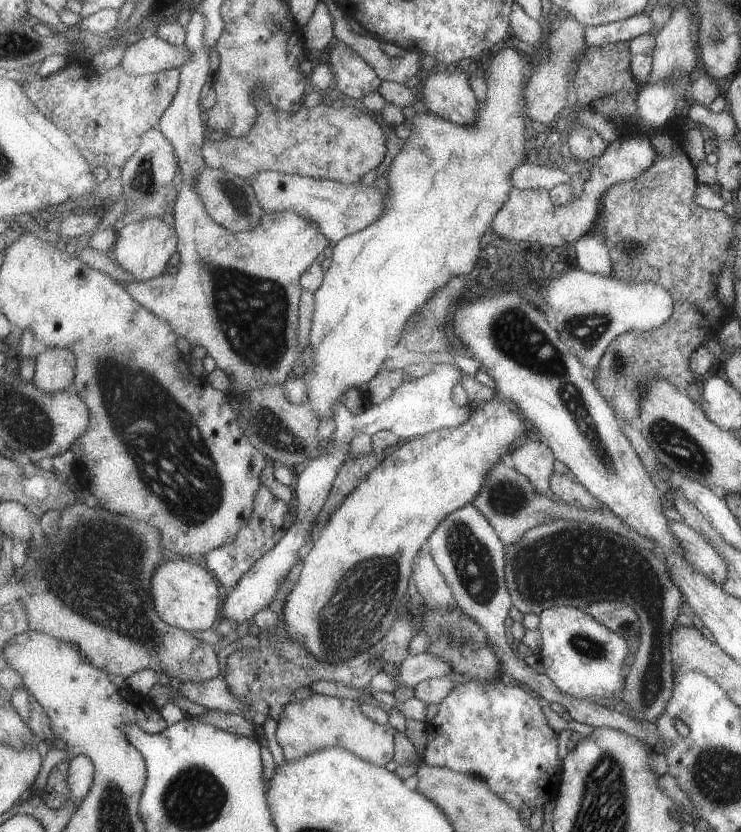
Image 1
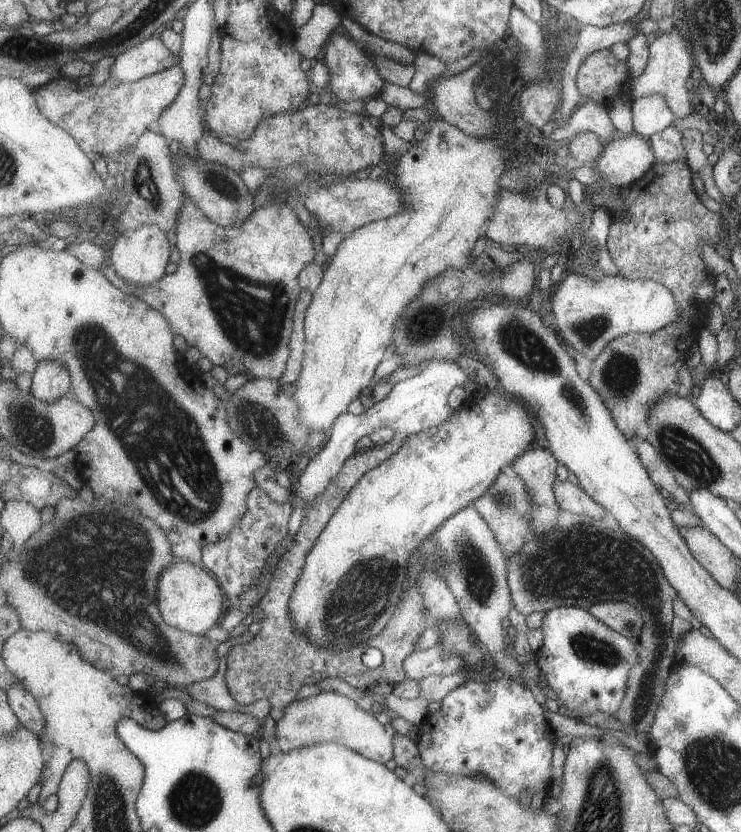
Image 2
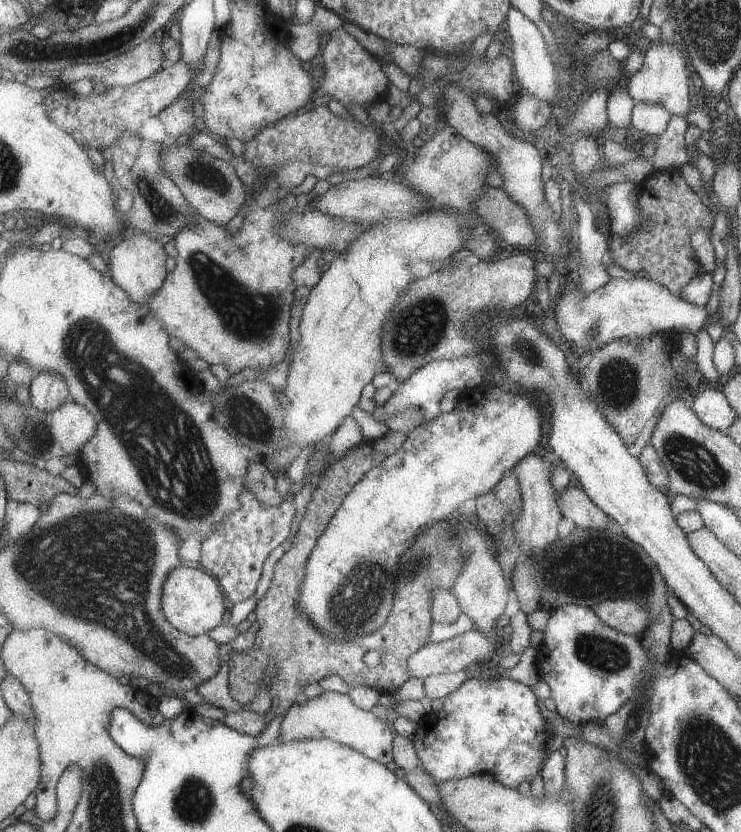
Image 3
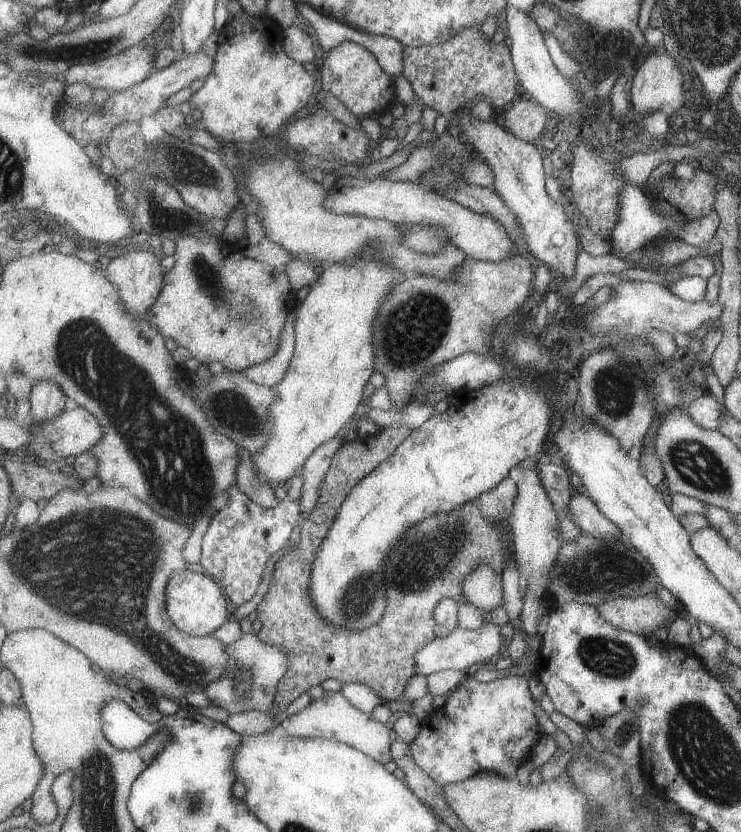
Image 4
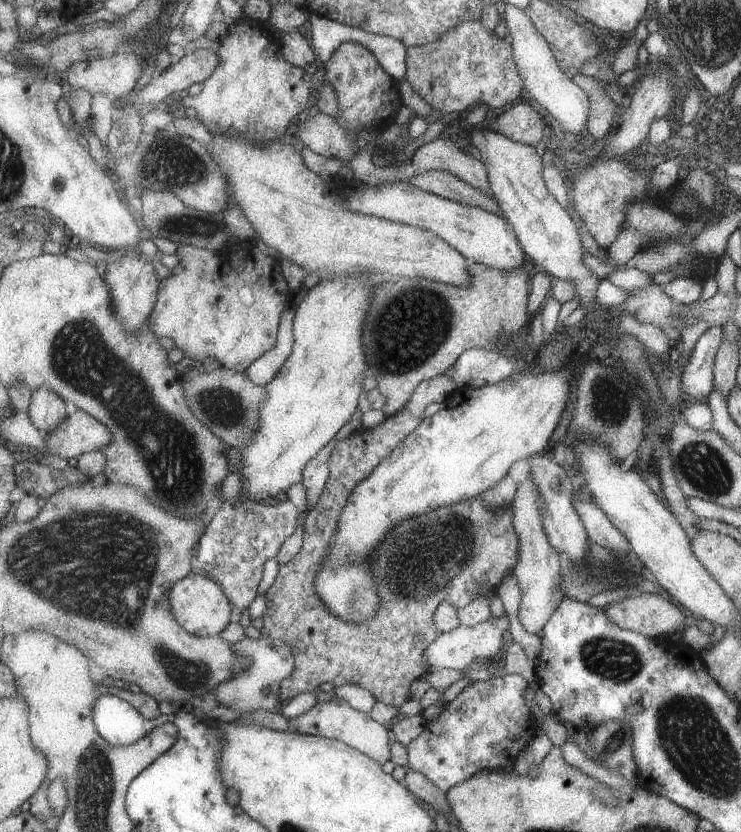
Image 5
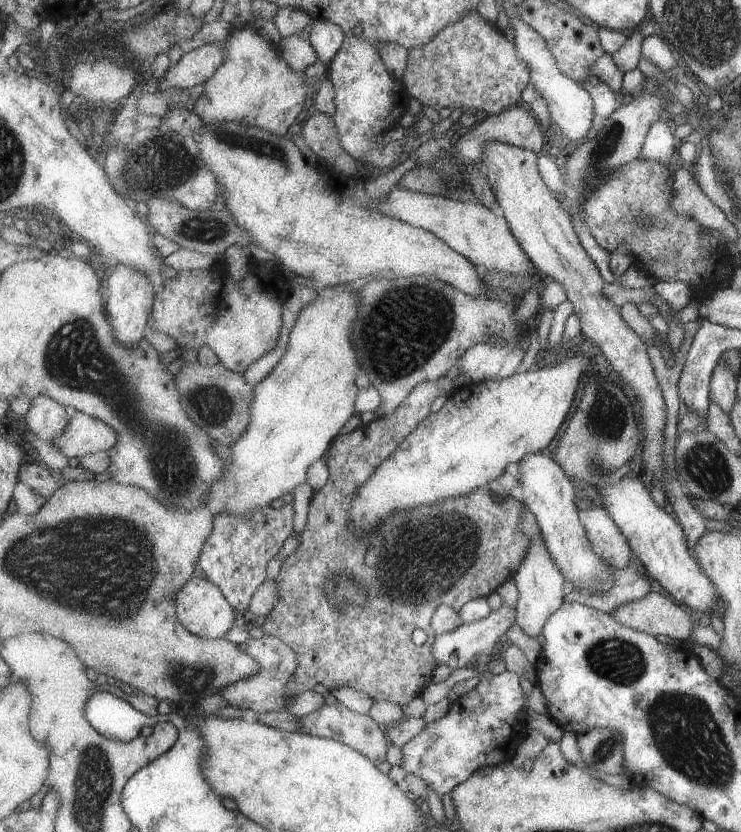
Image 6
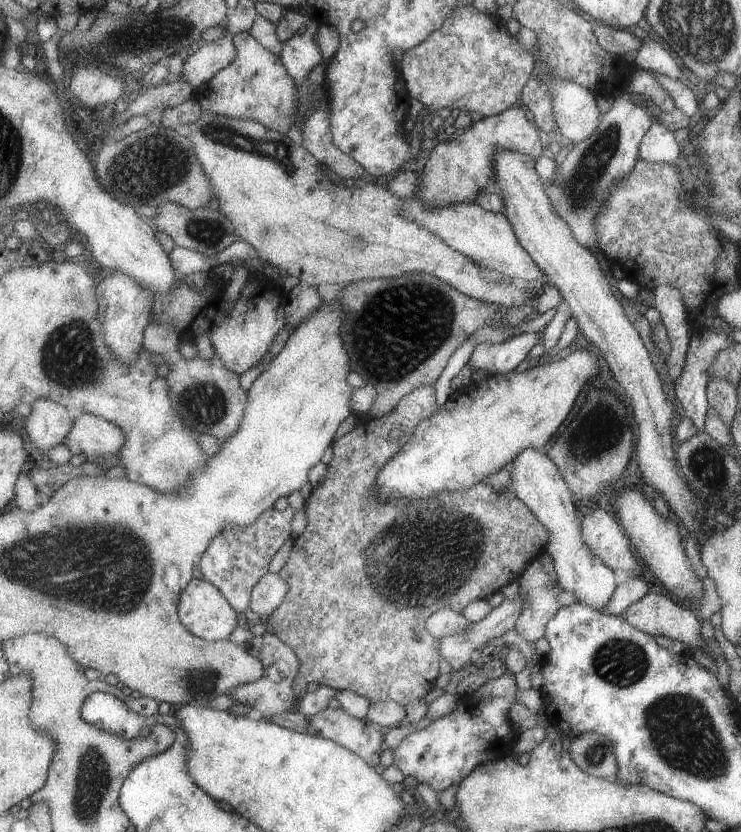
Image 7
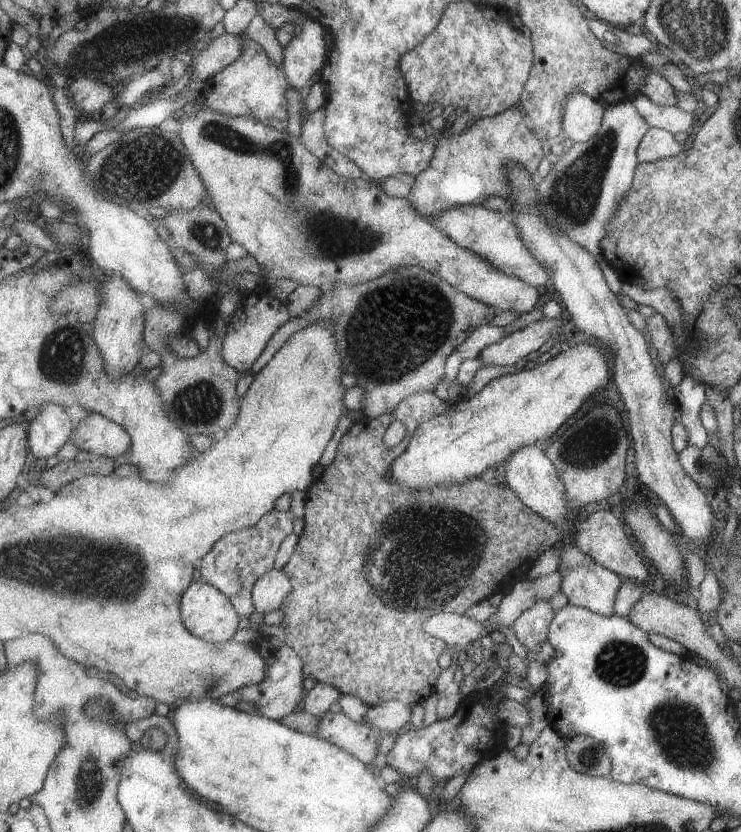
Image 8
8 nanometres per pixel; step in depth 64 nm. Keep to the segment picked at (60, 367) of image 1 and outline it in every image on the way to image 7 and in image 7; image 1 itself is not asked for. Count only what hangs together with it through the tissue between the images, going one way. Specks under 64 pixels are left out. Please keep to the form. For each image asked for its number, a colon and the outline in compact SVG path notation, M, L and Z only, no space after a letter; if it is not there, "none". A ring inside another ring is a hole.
2: M39 364L35 370L35 380L33 380L33 396L39 398L45 404L53 404L61 398L71 396L73 392L73 382L71 374L65 366L61 364Z
3: M39 374L33 378L31 384L31 396L33 396L33 408L53 414L57 408L61 408L67 400L67 396L71 396L67 382L57 376L57 374Z
4: M35 382L31 390L31 404L33 404L33 416L35 424L45 424L51 420L57 420L67 406L67 394L57 382Z
5: M39 390L37 394L31 394L31 420L33 424L45 432L45 436L51 436L67 418L67 402L55 394L53 390Z
6: M37 396L25 416L29 432L51 444L71 426L71 420L73 416L67 414L67 408L51 396Z
7: M39 400L33 404L33 414L27 420L27 434L39 452L49 452L61 446L71 434L75 422L69 410L55 400Z

